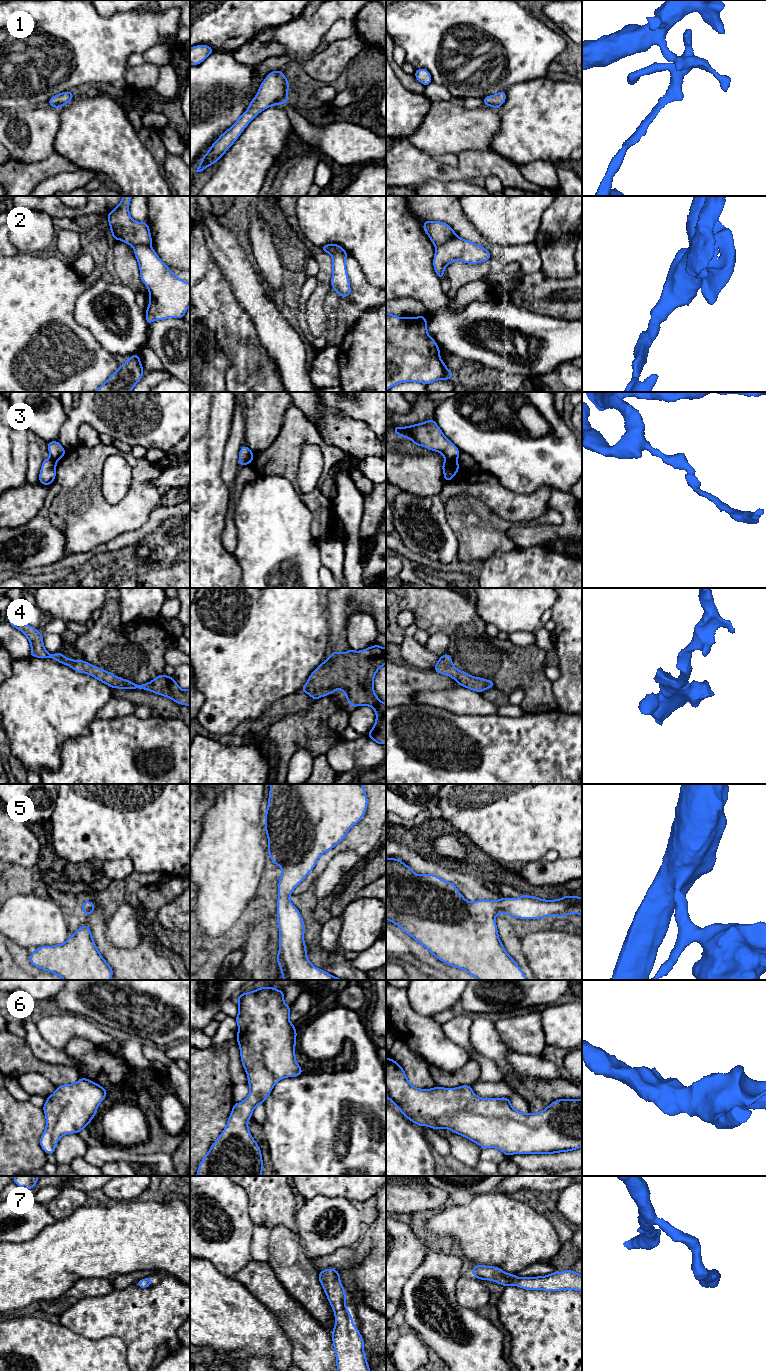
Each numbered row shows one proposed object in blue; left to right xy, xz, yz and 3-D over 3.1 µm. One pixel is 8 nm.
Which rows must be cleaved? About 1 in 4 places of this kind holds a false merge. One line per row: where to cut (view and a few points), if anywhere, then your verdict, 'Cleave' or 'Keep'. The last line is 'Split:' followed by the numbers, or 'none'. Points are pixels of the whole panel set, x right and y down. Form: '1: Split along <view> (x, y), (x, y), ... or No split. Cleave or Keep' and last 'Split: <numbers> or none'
1: No split. Keep
2: Split along yz (456, 235), (436, 248). Cleave
3: Split along yz (445, 459), (456, 461). Cleave
4: No split. Keep
5: No split. Keep
6: No split. Keep
7: No split. Keep
Split: 2, 3

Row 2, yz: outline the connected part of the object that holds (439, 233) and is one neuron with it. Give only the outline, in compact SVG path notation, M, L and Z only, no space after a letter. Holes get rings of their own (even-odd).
M425 220L423 229L436 248L457 236L451 226L440 221Z

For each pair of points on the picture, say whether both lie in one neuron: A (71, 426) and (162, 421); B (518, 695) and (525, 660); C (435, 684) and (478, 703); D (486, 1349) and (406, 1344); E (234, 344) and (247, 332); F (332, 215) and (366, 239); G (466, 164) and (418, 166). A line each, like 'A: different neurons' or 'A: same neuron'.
A: same neuron
B: different neurons
C: different neurons
D: different neurons
E: same neuron
F: same neuron
G: same neuron

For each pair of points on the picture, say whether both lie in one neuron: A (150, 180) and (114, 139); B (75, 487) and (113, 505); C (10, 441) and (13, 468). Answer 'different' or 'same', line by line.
A: same
B: same
C: same

